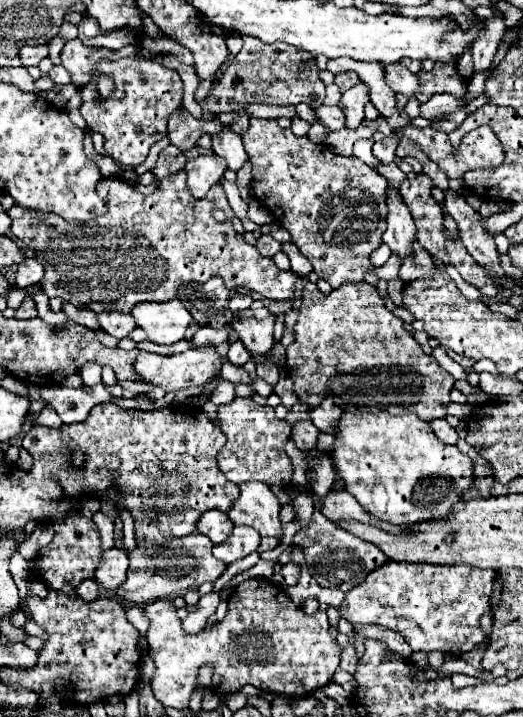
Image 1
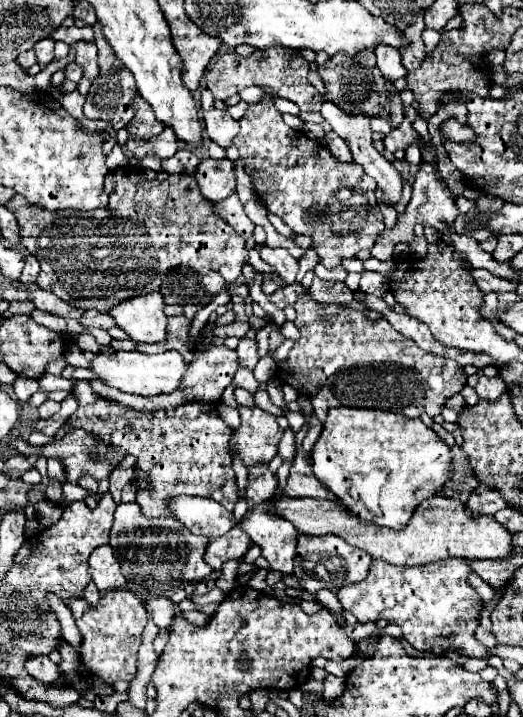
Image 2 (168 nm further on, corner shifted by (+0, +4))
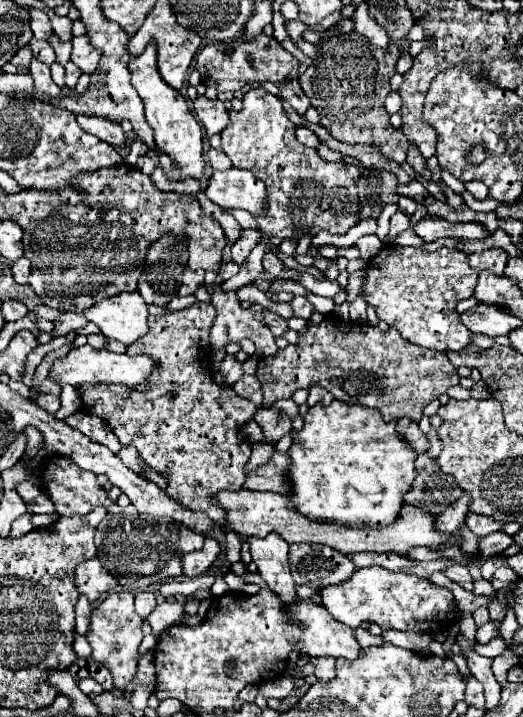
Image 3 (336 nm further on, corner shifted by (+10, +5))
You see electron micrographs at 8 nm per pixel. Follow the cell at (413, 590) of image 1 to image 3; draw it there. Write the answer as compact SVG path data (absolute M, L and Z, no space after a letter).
M379 565L357 569L347 581L321 589L321 603L343 625L357 629L361 623L377 623L381 629L441 633L449 631L449 607L455 603L449 589L429 583L427 579L395 573Z

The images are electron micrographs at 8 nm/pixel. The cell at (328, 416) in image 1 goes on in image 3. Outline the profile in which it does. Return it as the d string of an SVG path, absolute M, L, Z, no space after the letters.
M313 387L313 389L309 389L309 399L307 399L307 405L309 405L309 407L313 407L315 403L329 405L331 401L333 401L333 395L331 395L327 389L323 389L323 387Z

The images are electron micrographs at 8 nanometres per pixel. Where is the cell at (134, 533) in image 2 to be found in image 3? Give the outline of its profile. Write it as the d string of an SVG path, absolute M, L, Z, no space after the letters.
M115 503L107 509L107 515L95 533L95 547L99 561L103 561L107 569L113 569L119 577L119 585L137 593L167 579L181 577L181 557L201 549L203 539L205 537L201 533L181 525L179 521L171 519L171 523L165 525L153 521L149 523L133 509L133 505L119 507Z

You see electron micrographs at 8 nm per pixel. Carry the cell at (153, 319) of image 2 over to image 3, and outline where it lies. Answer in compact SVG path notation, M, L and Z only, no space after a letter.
M137 291L99 301L85 309L83 315L87 321L95 323L105 337L117 339L125 345L135 343L149 331L147 303Z

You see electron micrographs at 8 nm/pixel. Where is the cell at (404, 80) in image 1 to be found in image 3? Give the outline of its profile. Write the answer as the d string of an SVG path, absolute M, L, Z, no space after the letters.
M361 3L355 13L353 13L353 27L357 33L361 33L363 37L367 37L369 41L373 41L373 45L379 45L379 47L385 47L389 45L389 37L385 33L385 29L373 19L373 15L369 13L369 7L367 3Z

